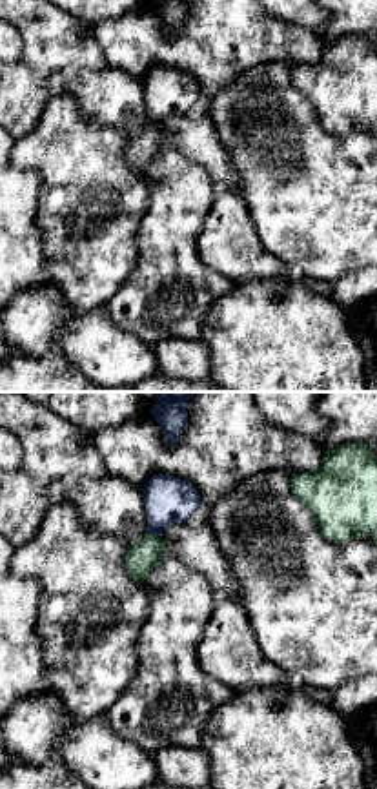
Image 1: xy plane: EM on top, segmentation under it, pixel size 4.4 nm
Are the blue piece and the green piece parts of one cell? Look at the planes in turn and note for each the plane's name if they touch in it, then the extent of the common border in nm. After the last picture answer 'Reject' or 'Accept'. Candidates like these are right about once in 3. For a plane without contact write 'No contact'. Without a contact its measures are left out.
Touches blue in xy. Shared border 60 nm

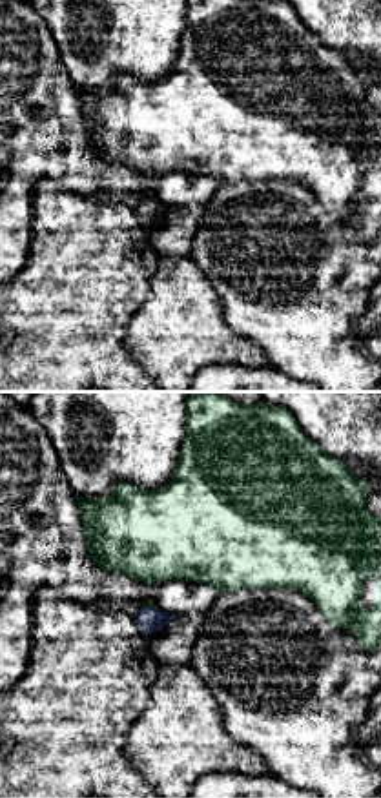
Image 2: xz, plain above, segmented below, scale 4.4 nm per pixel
Touches blue in xz. Shared border 60 nm

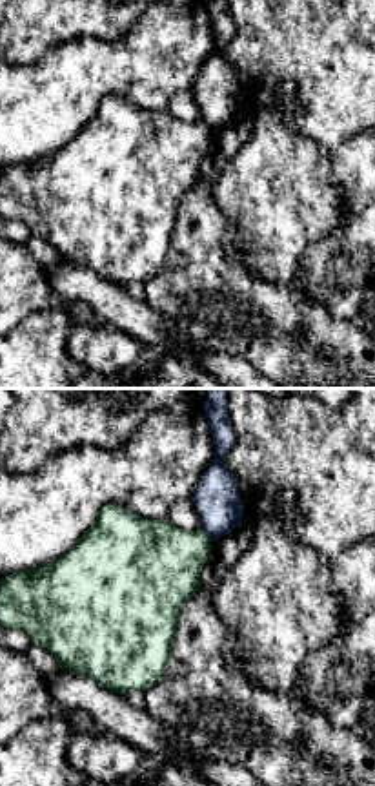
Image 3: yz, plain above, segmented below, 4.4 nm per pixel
Touches blue in yz. Shared border 80 nm

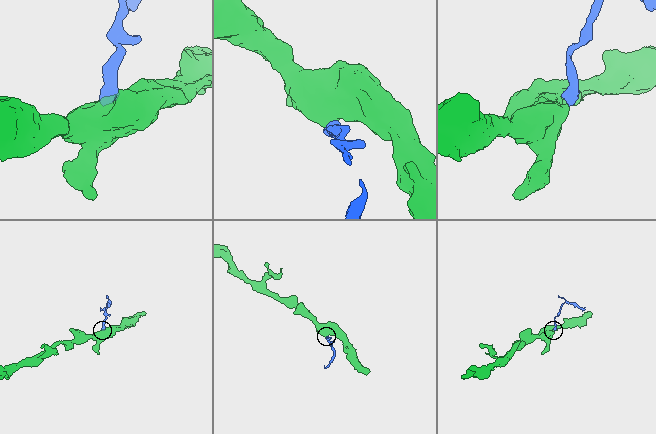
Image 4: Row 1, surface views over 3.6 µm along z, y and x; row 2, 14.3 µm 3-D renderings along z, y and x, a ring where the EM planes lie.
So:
Reject

